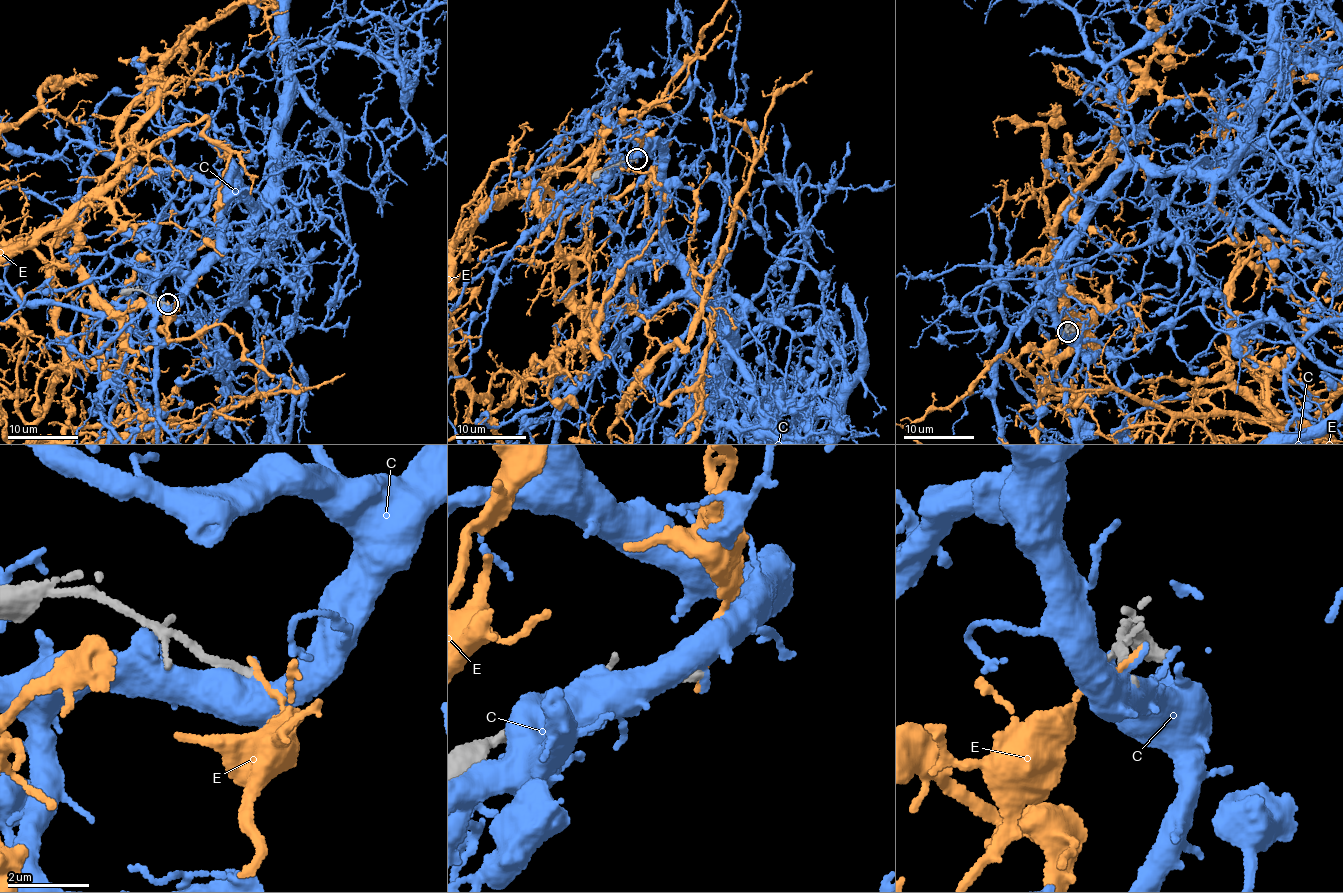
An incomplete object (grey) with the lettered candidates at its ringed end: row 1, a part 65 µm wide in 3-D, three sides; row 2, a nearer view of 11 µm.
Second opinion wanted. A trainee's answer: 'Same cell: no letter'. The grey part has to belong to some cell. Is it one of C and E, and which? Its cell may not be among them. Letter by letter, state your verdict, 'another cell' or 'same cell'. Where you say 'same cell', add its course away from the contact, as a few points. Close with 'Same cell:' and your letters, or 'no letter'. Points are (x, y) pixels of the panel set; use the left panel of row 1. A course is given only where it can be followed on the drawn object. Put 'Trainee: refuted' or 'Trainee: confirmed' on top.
Trainee: confirmed
C: another cell
E: another cell
Same cell: no letter

